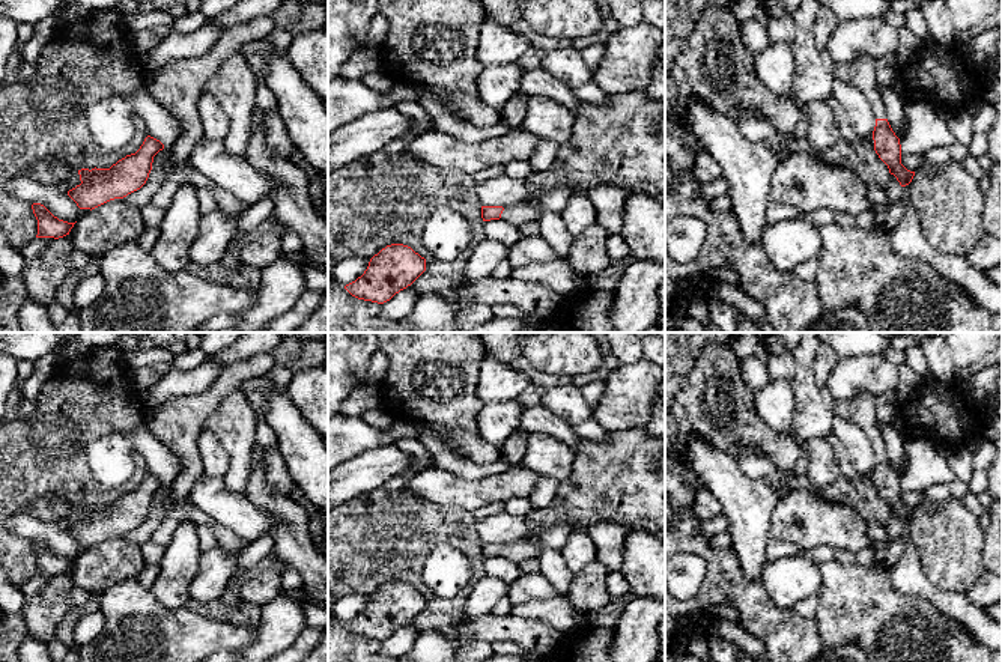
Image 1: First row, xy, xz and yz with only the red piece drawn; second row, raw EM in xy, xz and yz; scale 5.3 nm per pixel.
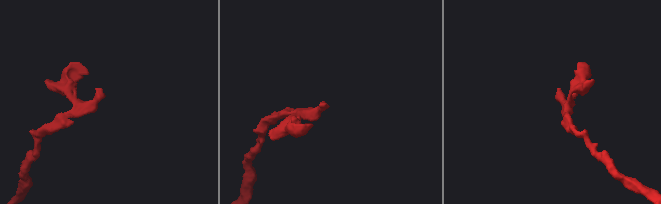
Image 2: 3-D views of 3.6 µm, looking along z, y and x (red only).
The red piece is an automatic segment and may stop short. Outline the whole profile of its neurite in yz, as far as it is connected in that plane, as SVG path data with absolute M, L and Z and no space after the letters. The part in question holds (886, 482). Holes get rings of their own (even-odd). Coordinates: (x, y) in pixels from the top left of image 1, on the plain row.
M870 393L858 394L850 400L837 400L835 414L852 420L871 438L873 451L876 454L873 468L874 487L888 503L889 510L897 515L901 524L906 524L912 519L915 509L907 507L901 501L900 475L886 456L888 453L879 426L876 400L877 397Z

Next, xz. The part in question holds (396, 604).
M391 581L375 591L367 606L345 626L355 635L384 641L411 623L426 608L426 596L403 581Z

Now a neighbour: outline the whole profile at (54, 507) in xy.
M53 495L32 500L26 507L26 513L39 521L59 522L71 518L74 507L65 498Z

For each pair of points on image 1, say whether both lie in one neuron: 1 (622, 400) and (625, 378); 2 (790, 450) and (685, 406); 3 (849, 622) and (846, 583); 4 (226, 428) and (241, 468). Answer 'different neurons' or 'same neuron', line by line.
1: same neuron
2: same neuron
3: same neuron
4: same neuron

